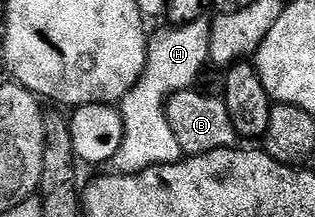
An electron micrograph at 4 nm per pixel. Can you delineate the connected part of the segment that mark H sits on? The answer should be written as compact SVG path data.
M205 17L187 26L170 26L159 34L151 33L146 43L146 67L140 80L124 95L120 113L124 124L124 140L112 163L115 174L138 174L153 166L181 162L184 155L176 132L168 124L166 103L174 94L191 89L198 73L210 62L210 27Z

